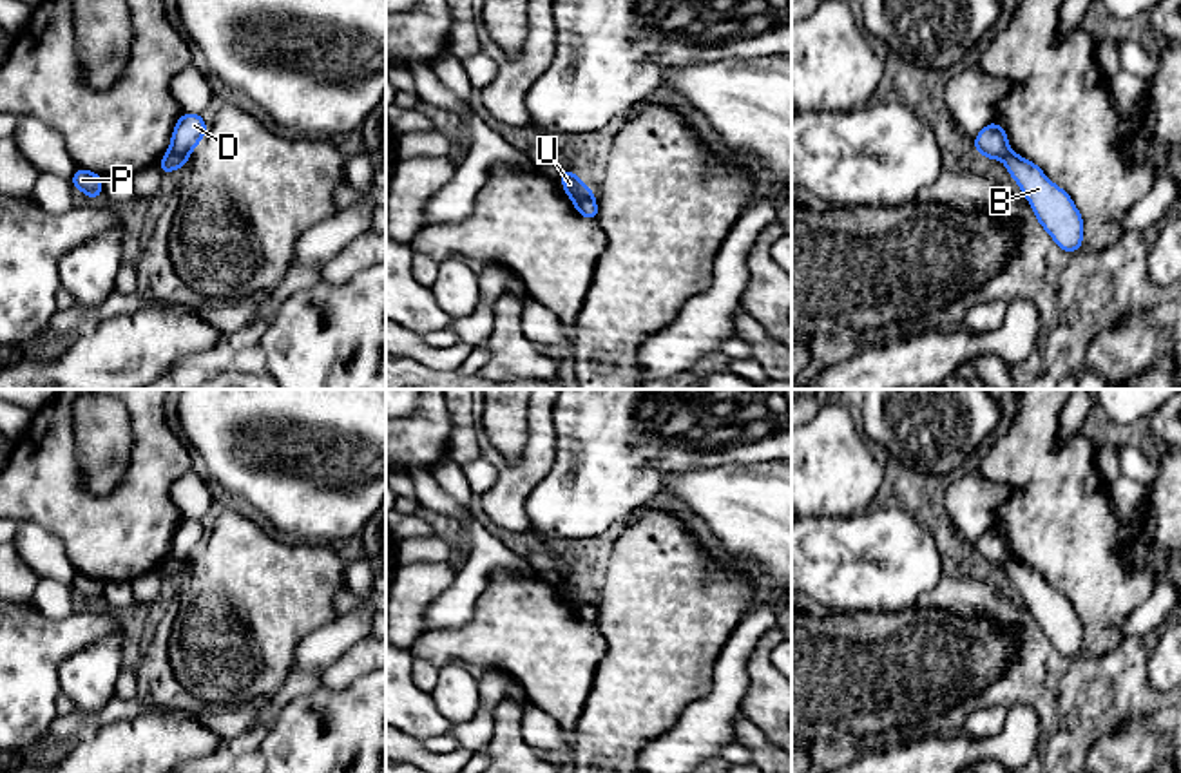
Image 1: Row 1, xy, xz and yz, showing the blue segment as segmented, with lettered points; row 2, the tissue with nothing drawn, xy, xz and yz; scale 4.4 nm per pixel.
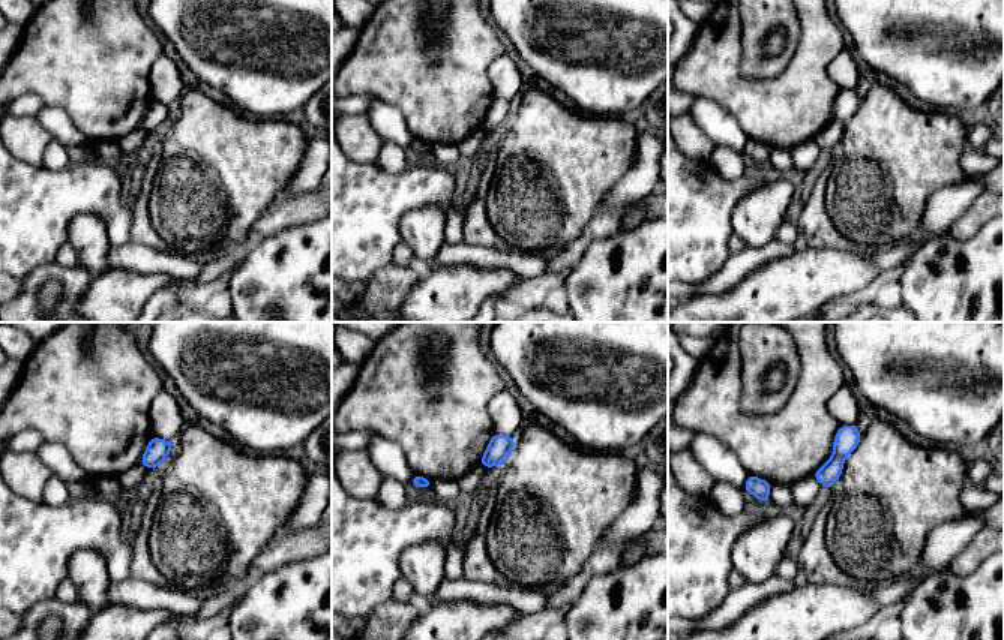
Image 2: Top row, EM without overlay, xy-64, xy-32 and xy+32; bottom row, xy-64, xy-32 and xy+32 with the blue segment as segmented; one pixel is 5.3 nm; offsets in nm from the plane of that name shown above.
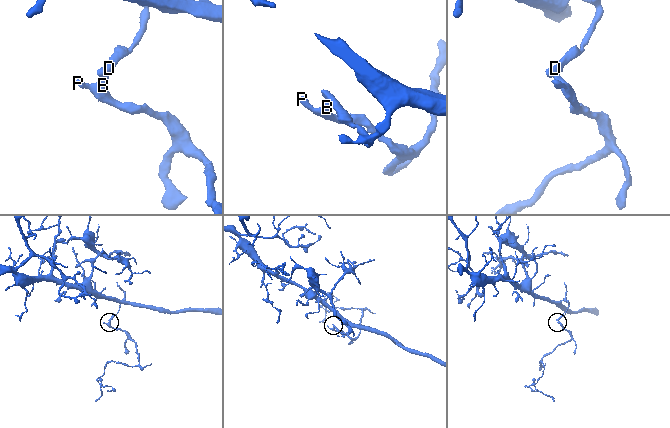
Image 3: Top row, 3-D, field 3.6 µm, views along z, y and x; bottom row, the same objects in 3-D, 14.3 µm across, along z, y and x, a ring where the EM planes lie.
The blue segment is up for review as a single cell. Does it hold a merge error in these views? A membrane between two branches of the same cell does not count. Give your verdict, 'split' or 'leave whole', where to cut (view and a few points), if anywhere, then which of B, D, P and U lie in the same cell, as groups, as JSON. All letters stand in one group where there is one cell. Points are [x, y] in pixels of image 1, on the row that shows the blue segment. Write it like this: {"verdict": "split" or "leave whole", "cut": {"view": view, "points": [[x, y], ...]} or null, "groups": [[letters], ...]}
{"verdict": "split", "cut": {"view": "xy", "points": [[189, 151], [167, 154]]}, "groups": [["B", "P"], ["D", "U"]]}

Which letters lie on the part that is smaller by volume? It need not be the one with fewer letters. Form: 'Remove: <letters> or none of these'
Remove: B, P

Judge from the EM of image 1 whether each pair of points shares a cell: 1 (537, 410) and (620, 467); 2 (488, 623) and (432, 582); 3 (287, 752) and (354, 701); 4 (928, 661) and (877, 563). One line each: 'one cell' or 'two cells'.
1: two cells
2: two cells
3: one cell
4: two cells

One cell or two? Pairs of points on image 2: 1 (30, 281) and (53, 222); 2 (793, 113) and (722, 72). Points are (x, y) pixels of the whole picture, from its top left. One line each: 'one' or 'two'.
1: two
2: one

